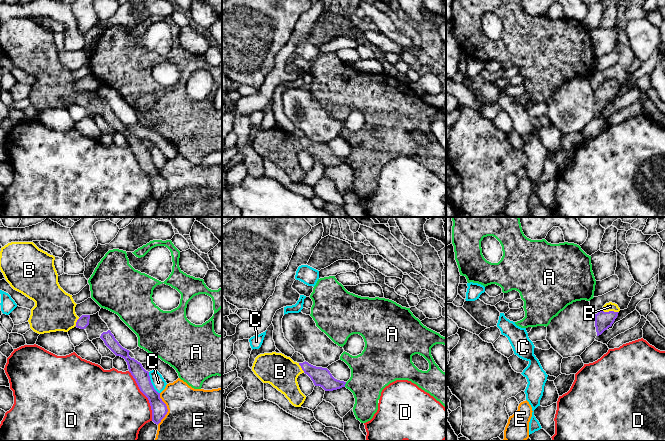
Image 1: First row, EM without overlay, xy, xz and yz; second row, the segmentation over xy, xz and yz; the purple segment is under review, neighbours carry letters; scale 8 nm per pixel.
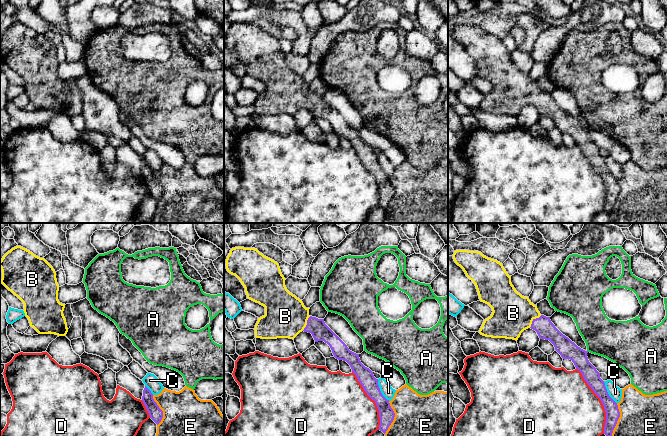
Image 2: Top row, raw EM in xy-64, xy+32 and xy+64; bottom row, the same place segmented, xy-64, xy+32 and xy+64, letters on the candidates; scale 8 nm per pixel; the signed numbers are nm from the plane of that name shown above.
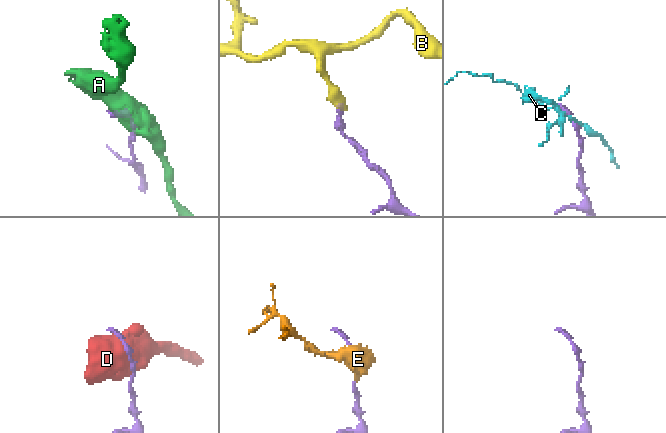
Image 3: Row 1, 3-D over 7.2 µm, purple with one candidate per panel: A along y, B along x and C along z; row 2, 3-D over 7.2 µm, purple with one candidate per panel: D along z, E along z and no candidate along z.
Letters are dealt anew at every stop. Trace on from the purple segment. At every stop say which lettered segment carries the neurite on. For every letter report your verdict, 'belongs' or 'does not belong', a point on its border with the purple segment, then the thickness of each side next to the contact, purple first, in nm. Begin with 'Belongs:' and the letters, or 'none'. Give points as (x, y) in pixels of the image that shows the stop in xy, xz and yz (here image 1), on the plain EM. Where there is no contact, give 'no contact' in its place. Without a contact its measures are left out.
Belongs: B
A: does not belong; meets purple in xz at (345, 159); 150 nm thick on the purple side, 340 nm on the other
B: belongs; meets purple in yz at (610, 87); 140 nm thick on the purple side, 70 nm on the other
C: does not belong; meets purple in xy at (151, 159); 130 nm thick on the purple side, 110 nm on the other
D: does not belong; meets purple in xy at (145, 171); 130 nm thick on the purple side, 460 nm on the other
E: does not belong; meets purple in xy at (167, 185); 130 nm thick on the purple side, 480 nm on the other

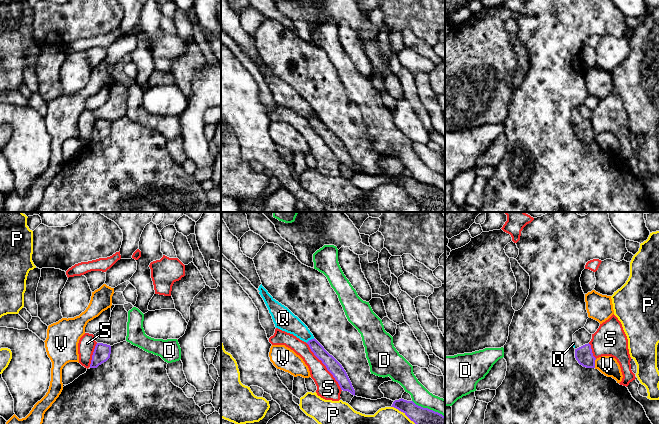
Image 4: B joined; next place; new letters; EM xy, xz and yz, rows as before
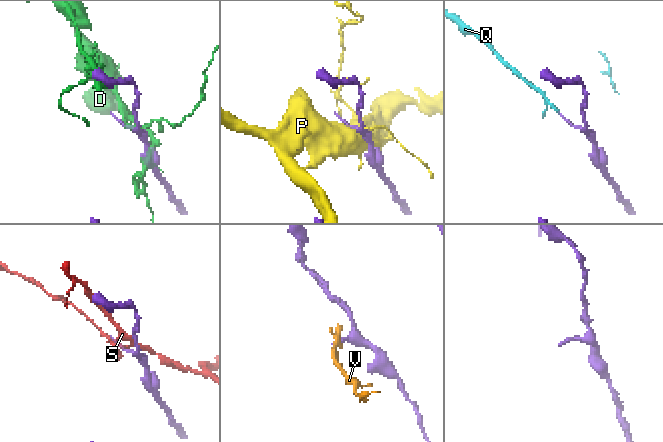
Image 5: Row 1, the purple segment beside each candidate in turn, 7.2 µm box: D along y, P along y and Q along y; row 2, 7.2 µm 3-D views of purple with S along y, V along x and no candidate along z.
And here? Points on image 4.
Belongs: none
D: does not belong; meets purple in xz at (427, 184); 320 nm thick on the purple side, 150 nm on the other
P: does not belong; meets purple in xz at (409, 194); 280 nm thick on the purple side, 420 nm on the other
Q: does not belong; meets purple in xz at (311, 115); 100 nm thick on the purple side, 160 nm on the other
S: does not belong; meets purple in xz at (326, 143); 110 nm thick on the purple side, 180 nm on the other
V: does not belong; meets purple in yz at (594, 139); 140 nm thick on the purple side, 160 nm on the other

